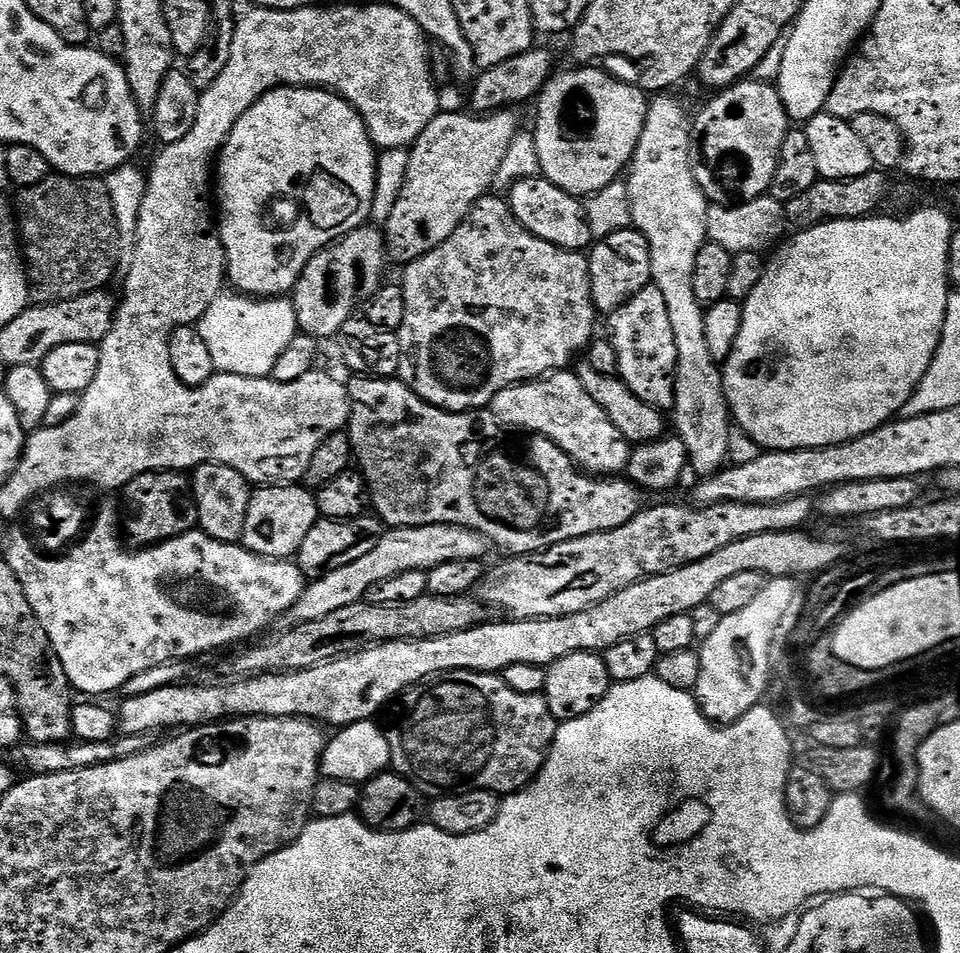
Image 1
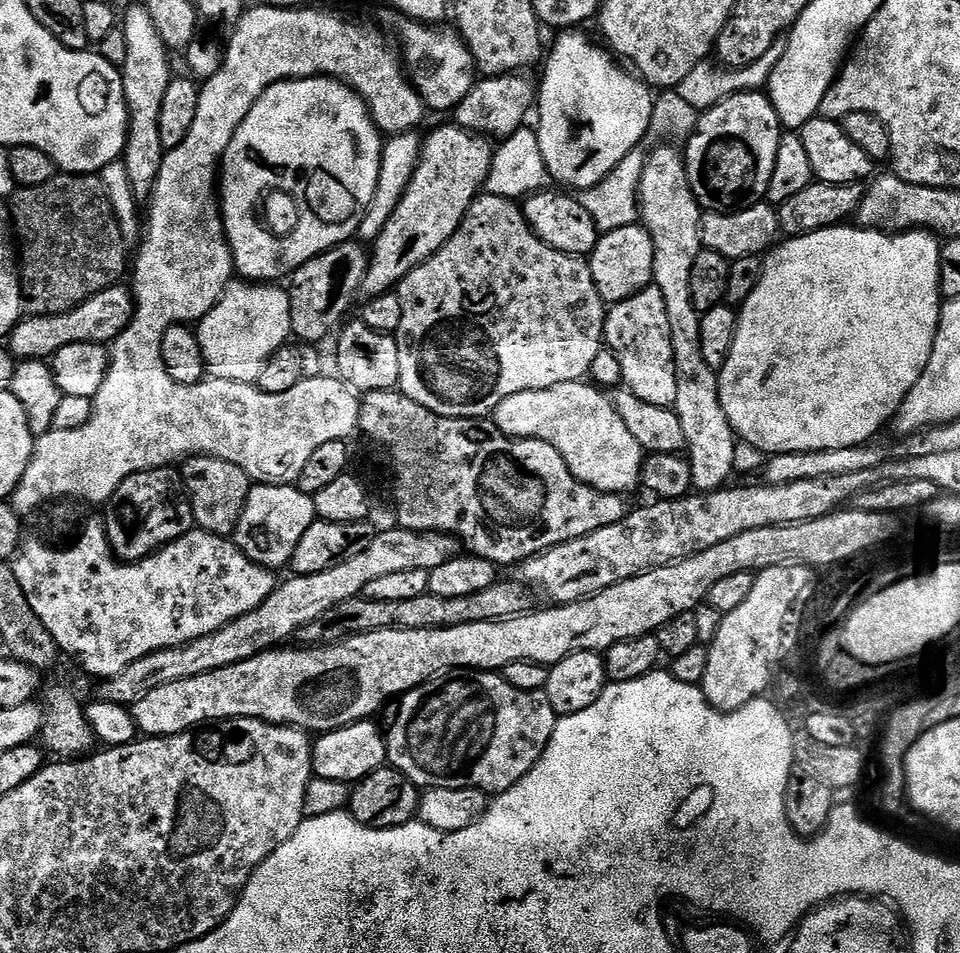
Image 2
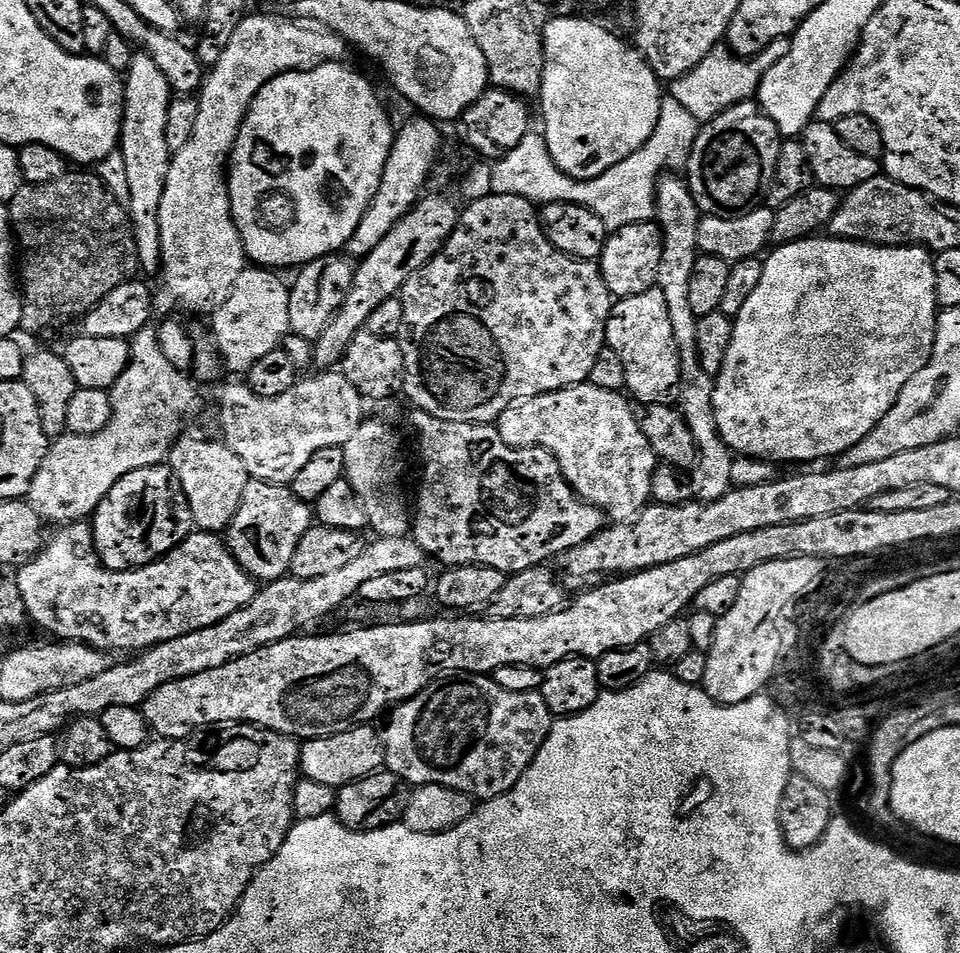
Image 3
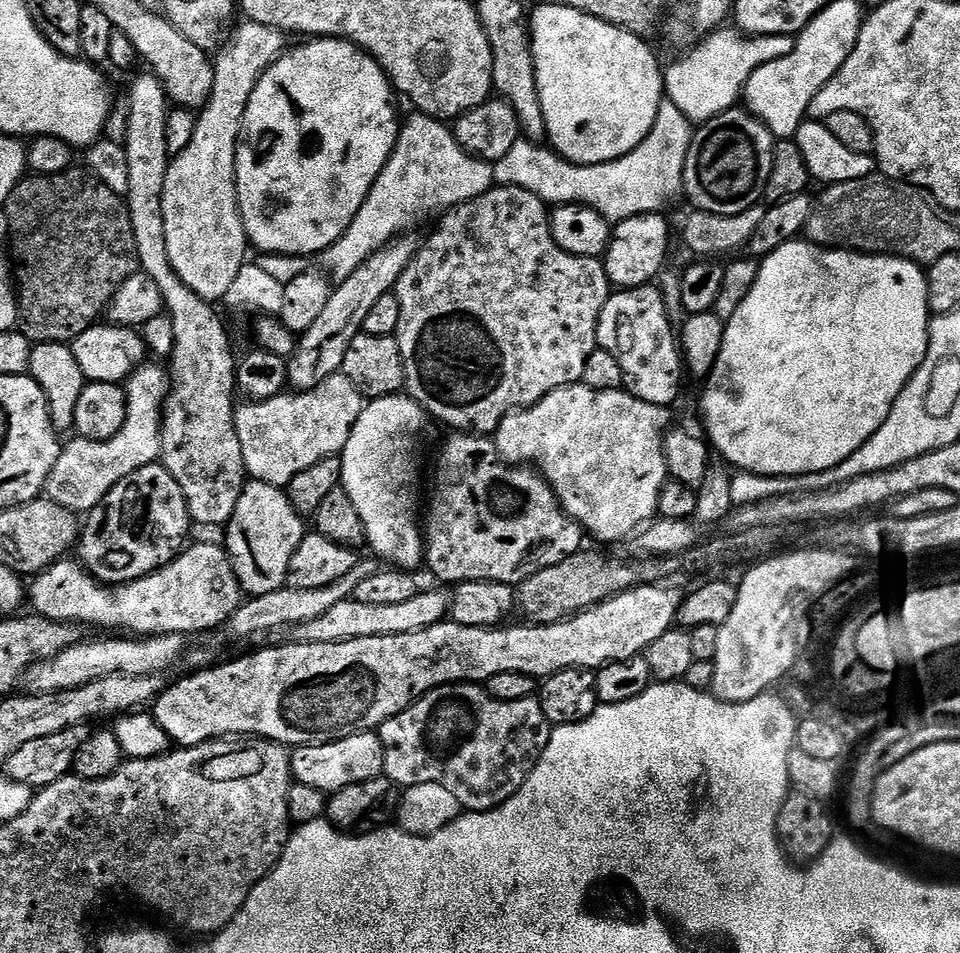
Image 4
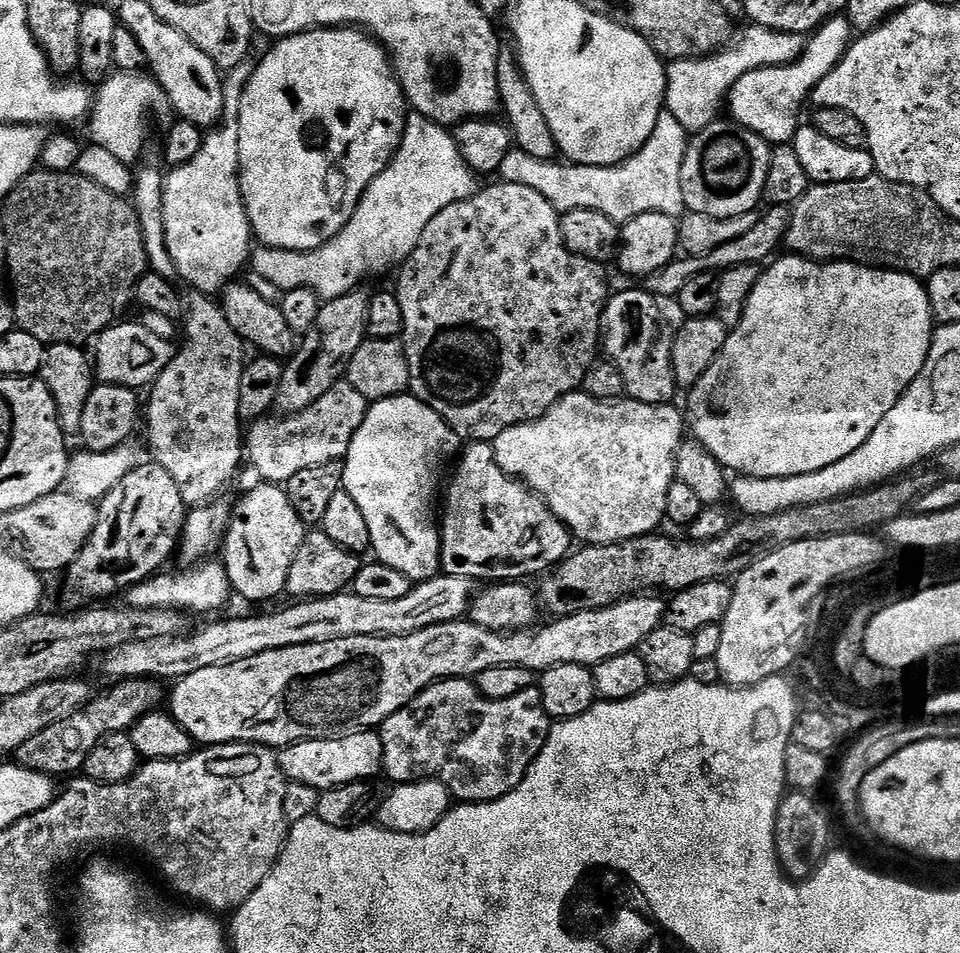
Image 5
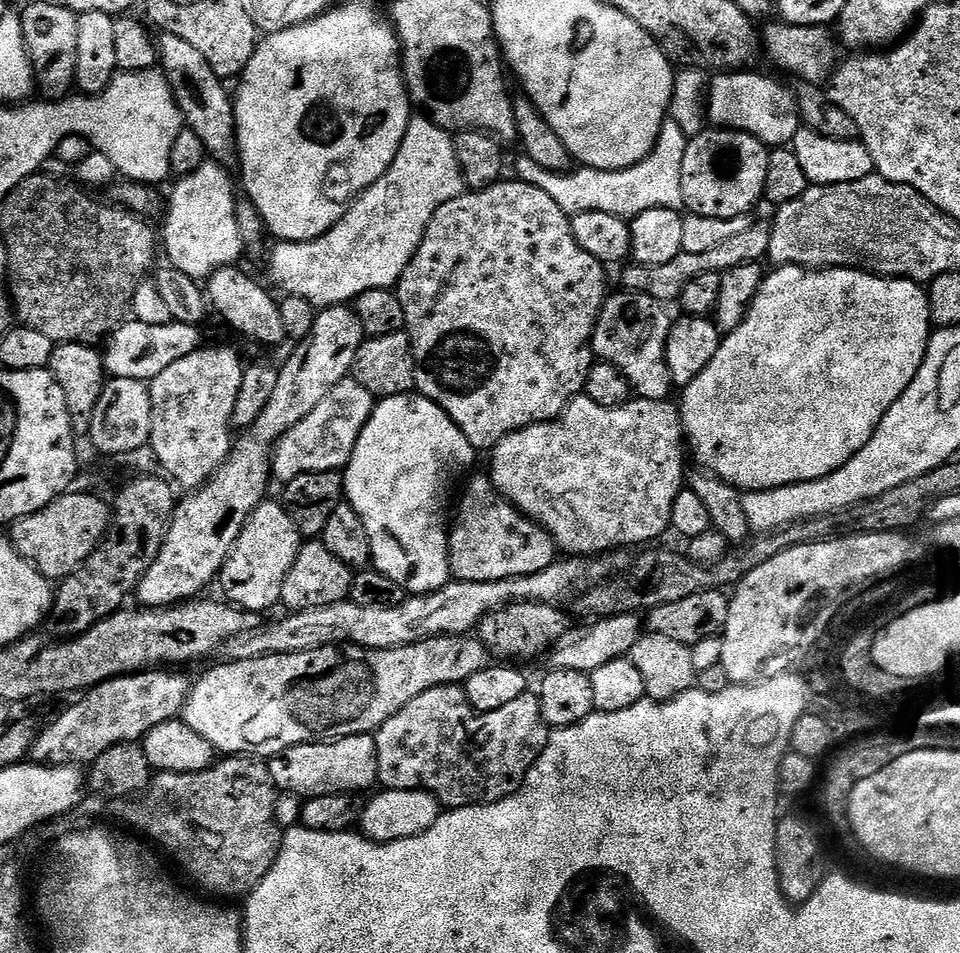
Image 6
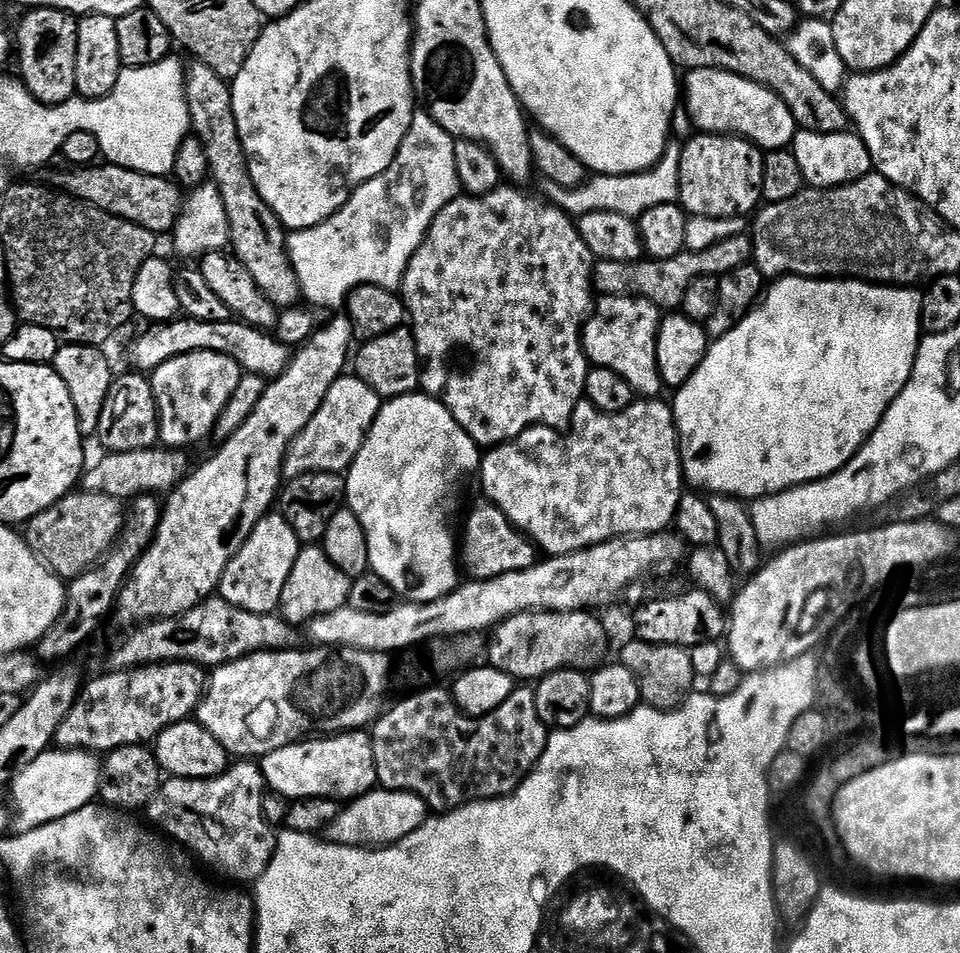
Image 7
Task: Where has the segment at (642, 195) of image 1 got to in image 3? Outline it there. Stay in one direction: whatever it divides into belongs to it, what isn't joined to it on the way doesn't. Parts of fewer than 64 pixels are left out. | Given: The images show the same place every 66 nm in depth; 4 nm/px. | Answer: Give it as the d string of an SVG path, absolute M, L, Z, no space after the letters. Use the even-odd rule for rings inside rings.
M665 174L660 177L656 185L656 215L660 231L664 234L664 249L662 250L662 266L658 270L656 279L660 293L666 298L666 310L670 310L670 322L674 328L676 347L680 356L680 391L678 402L681 412L686 418L690 432L698 446L698 462L691 469L692 485L696 500L709 504L724 497L733 487L731 471L736 459L732 450L721 438L717 428L717 418L714 416L713 390L715 379L707 374L697 353L697 324L698 317L690 308L688 288L690 274L694 271L694 262L698 255L698 222L702 215L698 205L694 202L692 191L687 183L680 180L676 174Z

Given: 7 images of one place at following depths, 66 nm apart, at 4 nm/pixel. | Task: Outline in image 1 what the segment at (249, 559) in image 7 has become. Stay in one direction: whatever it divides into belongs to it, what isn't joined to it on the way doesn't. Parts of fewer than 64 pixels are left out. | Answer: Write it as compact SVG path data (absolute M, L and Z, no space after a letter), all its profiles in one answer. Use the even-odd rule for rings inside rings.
M260 486L250 498L250 510L246 510L246 530L242 541L254 554L268 556L271 560L295 557L306 534L321 519L316 497L303 486Z

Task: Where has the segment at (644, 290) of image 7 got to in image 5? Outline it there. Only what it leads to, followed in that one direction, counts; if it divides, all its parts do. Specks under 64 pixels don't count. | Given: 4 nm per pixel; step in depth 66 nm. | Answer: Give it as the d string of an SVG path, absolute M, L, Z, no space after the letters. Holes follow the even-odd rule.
M765 207L759 213L754 226L750 226L750 230L746 230L746 234L734 238L734 242L726 242L722 246L718 246L718 250L710 250L710 254L703 257L685 255L683 258L672 260L664 268L654 273L653 276L647 277L647 291L657 298L665 298L664 296L676 298L679 297L682 286L686 286L686 282L690 282L690 278L694 278L694 274L702 274L703 272L719 274L726 268L746 266L747 264L763 265L765 262L771 261L777 255L776 247L779 249L784 243L784 235L790 226L791 217L791 207Z

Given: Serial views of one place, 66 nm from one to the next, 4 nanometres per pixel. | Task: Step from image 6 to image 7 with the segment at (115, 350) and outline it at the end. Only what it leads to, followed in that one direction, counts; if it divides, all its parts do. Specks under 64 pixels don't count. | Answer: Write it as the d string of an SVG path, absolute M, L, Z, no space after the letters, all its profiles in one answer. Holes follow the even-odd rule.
M177 318L148 326L148 329L129 346L128 360L135 371L151 374L158 366L191 352L217 352L233 360L240 367L241 373L265 378L281 376L294 355L293 349L276 339L275 335L245 324L243 320L229 318L222 322L214 322Z

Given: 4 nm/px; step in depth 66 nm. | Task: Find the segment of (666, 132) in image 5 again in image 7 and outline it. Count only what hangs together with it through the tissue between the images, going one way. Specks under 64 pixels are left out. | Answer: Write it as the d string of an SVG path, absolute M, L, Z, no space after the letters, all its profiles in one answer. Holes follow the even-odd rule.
M669 143L660 161L653 168L644 172L635 172L629 176L601 176L593 175L577 188L563 188L554 186L554 182L544 180L543 195L557 208L568 213L573 218L579 218L591 212L613 212L623 216L639 218L646 210L654 210L654 206L675 204L680 199L680 153L681 145Z

